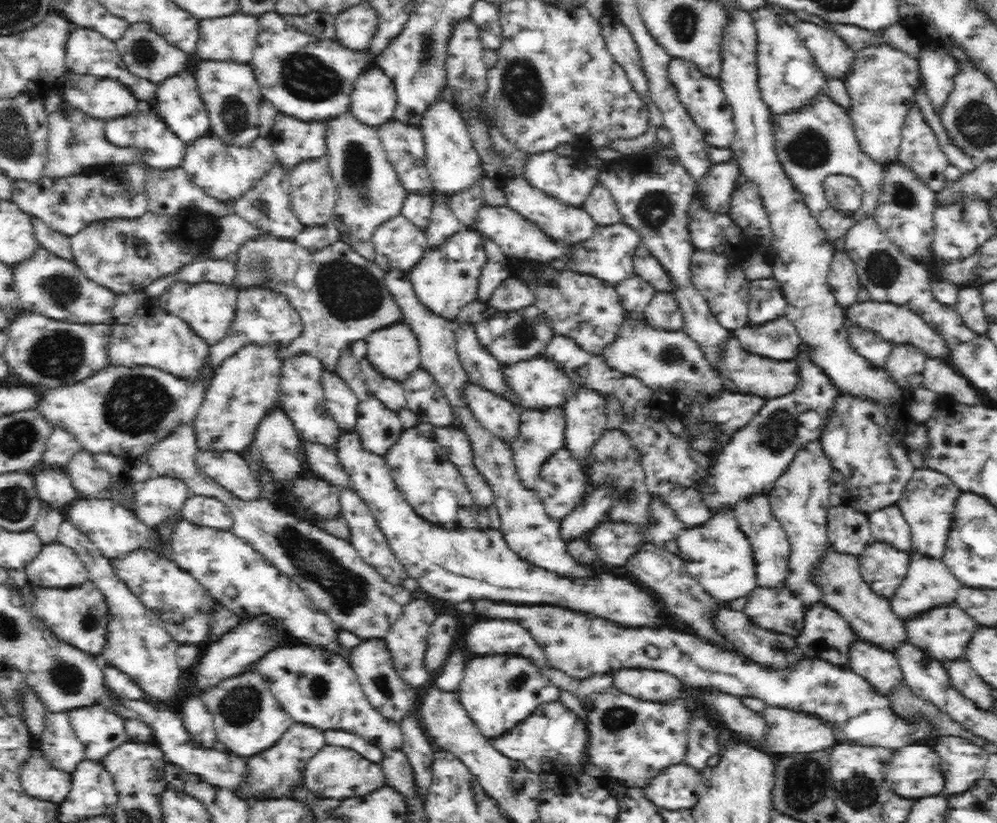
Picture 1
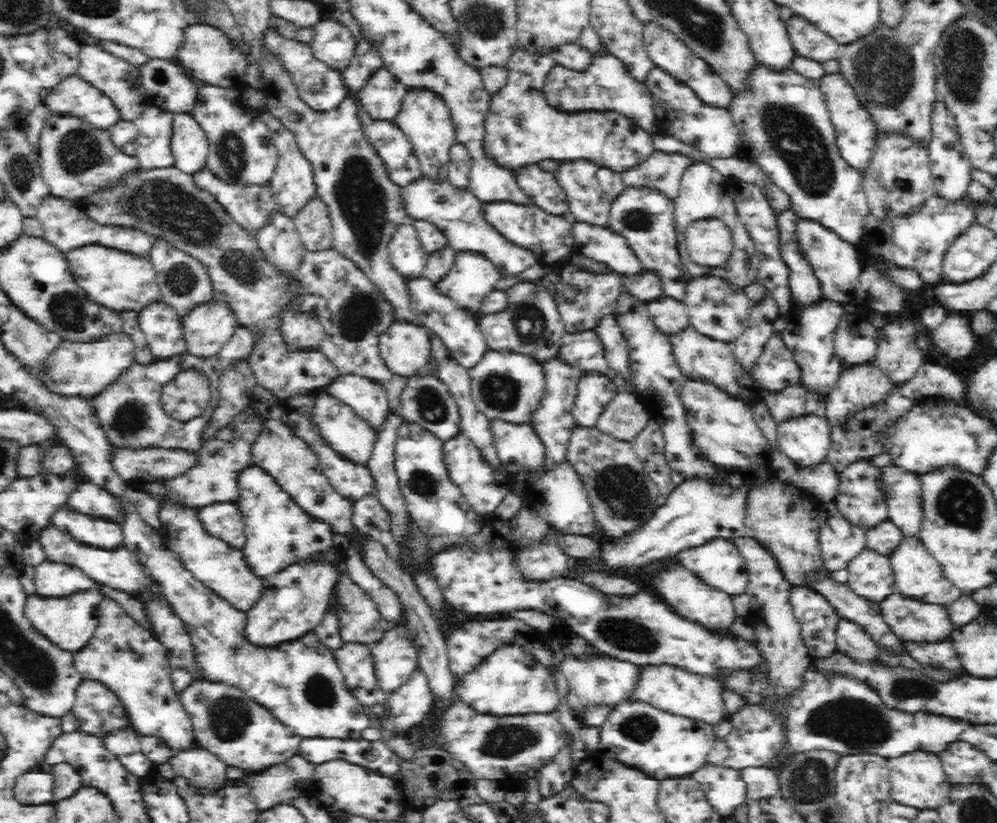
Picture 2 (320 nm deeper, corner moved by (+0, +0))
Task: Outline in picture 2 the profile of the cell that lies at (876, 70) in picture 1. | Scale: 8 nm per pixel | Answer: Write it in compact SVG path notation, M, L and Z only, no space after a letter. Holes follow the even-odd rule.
M840 72L827 74L818 81L818 85L825 95L825 100L830 112L832 124L836 129L836 142L840 149L840 154L848 165L860 170L862 173L868 171L873 162L874 154L879 149L876 121L873 115L865 108L864 102L859 100L854 86Z

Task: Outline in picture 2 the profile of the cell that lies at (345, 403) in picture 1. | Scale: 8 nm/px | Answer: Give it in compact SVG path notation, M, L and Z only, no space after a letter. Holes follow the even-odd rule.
M327 390L316 391L316 395L314 408L312 408L312 417L318 423L322 437L338 453L342 454L342 457L360 463L360 465L366 465L376 442L377 432L368 424L366 419L358 416L352 407L328 393Z

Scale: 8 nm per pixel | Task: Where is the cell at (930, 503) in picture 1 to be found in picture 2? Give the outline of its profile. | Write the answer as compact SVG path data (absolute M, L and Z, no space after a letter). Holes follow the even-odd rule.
M894 464L882 469L884 490L887 490L888 495L889 521L900 529L905 537L919 538L925 518L920 474Z

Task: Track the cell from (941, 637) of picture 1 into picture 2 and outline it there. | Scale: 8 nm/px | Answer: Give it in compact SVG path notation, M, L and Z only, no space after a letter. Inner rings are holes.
M892 593L880 603L880 610L884 615L884 620L892 631L896 632L902 641L910 643L939 644L947 642L954 632L954 624L948 615L945 606L932 606L932 604L922 604L922 602L902 596L900 593Z

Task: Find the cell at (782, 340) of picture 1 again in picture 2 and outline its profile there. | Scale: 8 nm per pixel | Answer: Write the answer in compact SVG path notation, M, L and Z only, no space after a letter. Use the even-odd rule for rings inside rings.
M782 316L774 324L772 336L764 345L762 354L757 358L752 373L756 384L764 392L779 391L800 380L800 369L792 351L782 340L787 318Z

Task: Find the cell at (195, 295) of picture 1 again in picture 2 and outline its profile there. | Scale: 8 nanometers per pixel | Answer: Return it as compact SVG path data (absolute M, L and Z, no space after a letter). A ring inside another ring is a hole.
M210 299L191 306L181 318L188 352L202 358L216 354L239 325L230 303Z

